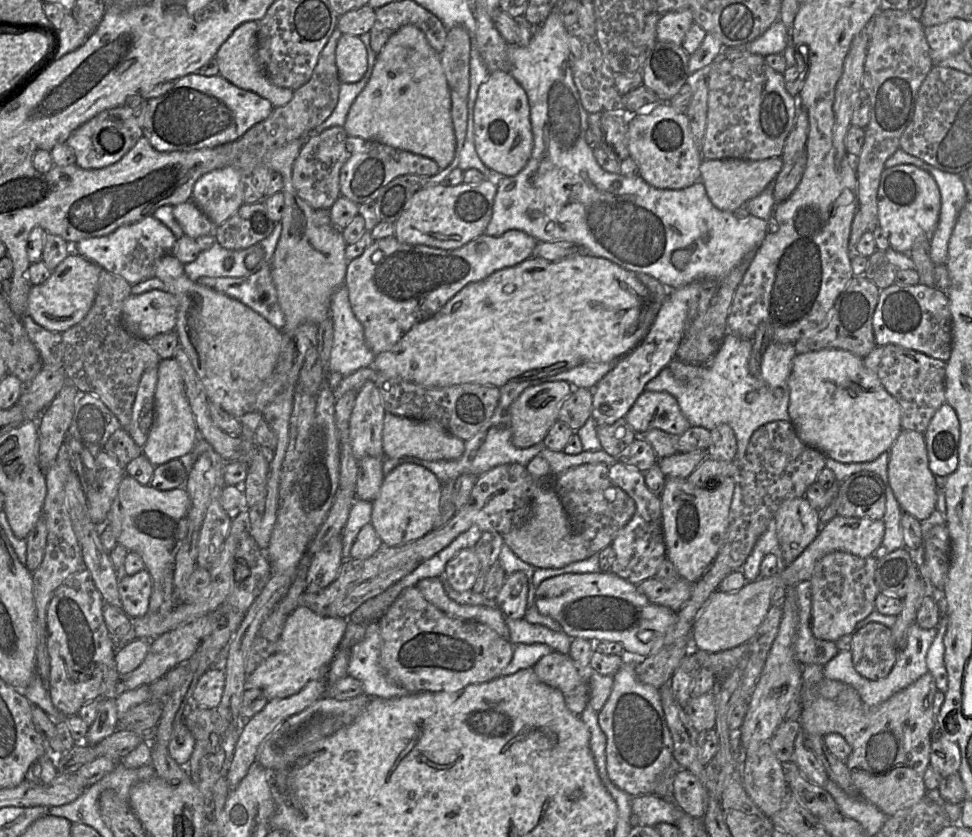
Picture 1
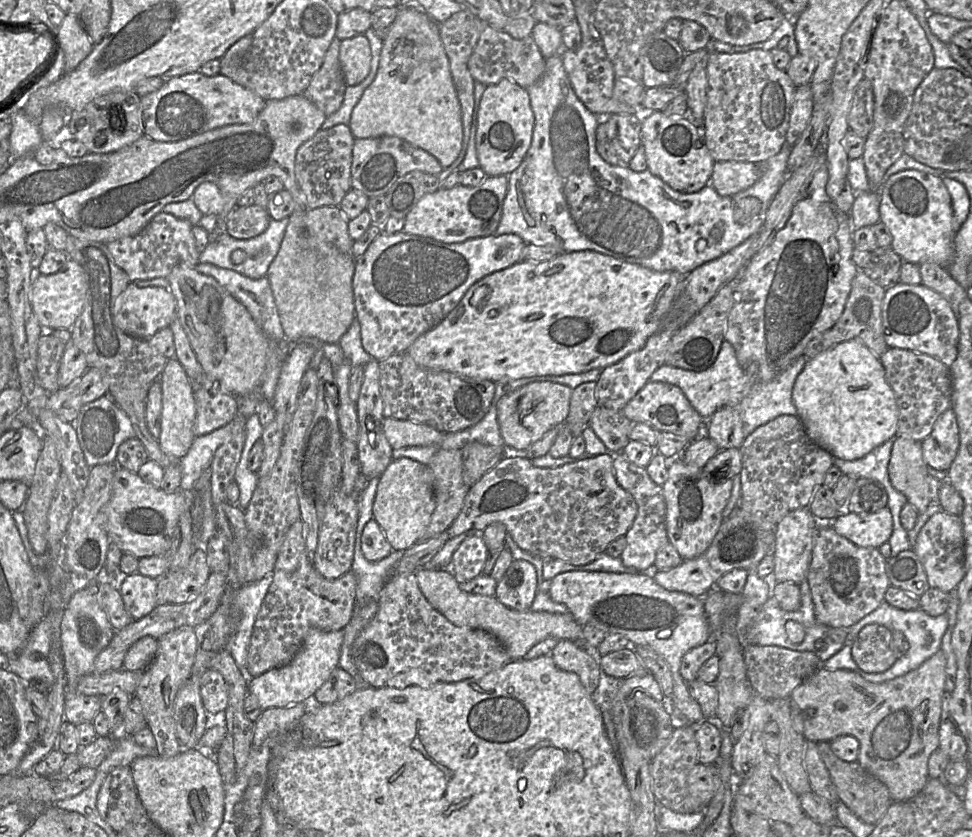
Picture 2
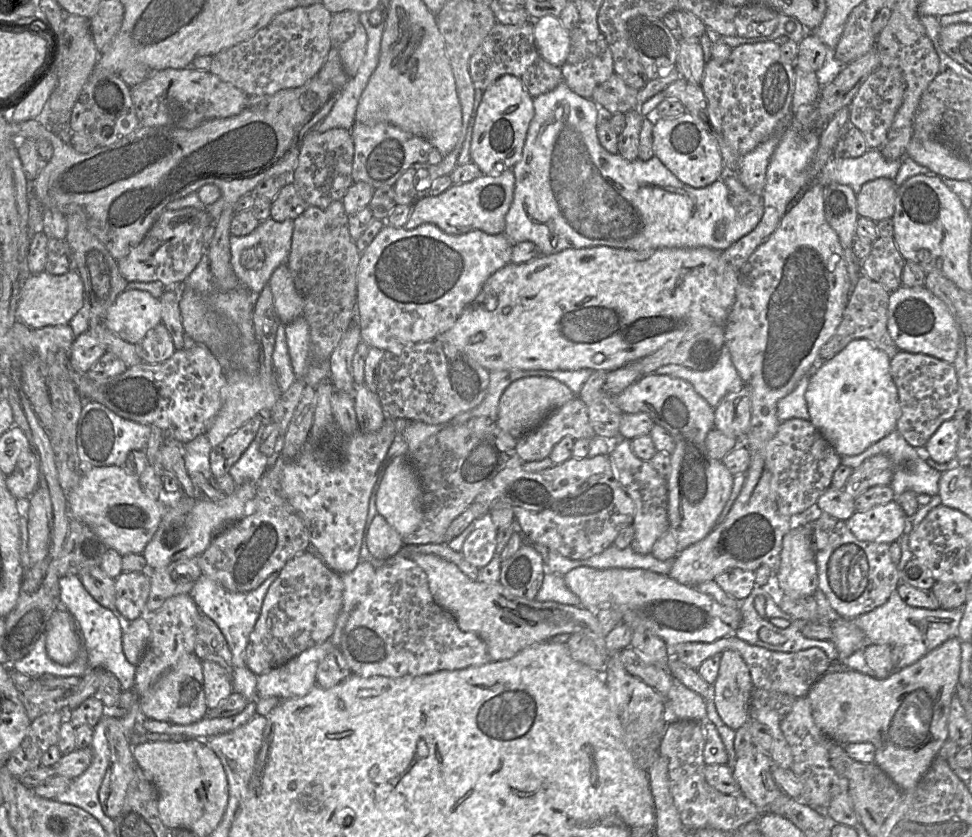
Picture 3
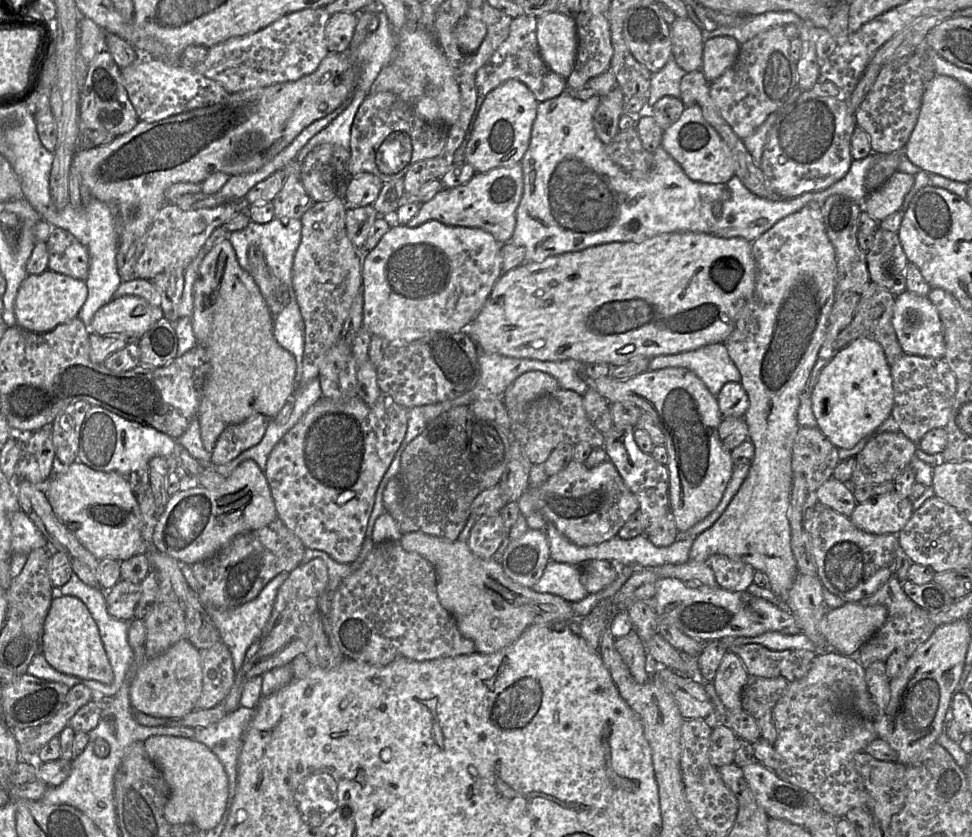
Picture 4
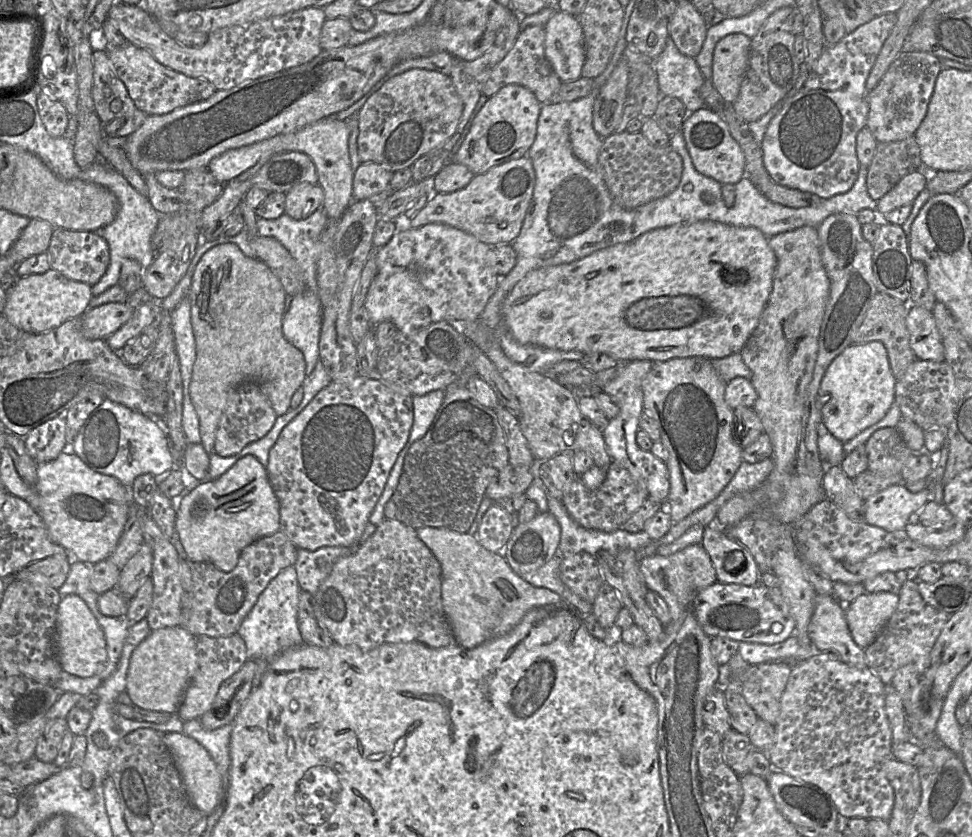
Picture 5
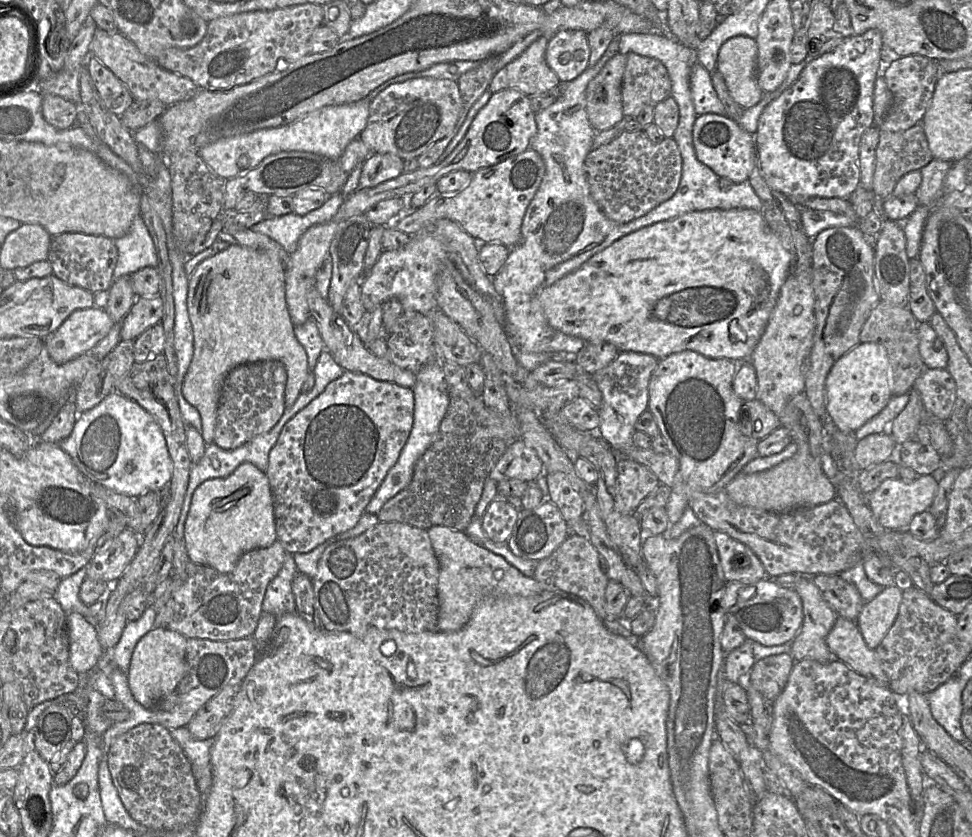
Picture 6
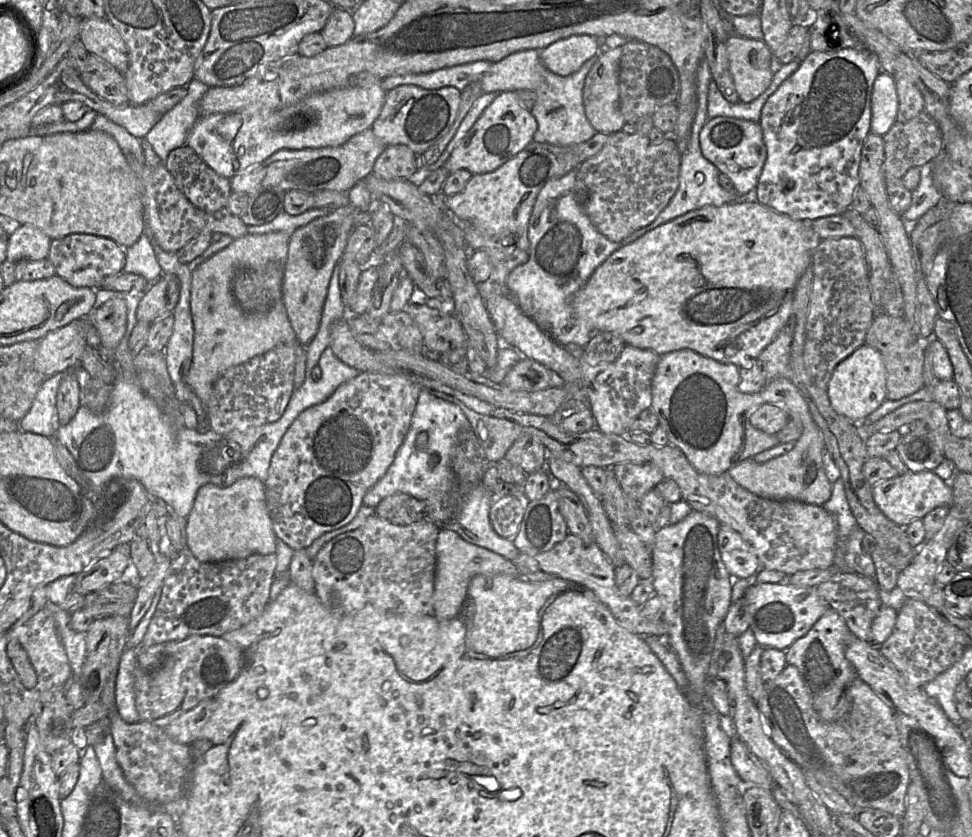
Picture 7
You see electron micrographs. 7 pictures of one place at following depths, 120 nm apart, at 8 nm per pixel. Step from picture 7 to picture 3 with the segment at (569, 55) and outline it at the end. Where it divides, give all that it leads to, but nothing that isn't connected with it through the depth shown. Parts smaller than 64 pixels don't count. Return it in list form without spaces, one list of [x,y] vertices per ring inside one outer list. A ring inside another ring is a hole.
[[[545,16],[534,20],[534,39],[540,55],[550,64],[561,68],[570,51],[570,32],[560,22],[559,17]]]

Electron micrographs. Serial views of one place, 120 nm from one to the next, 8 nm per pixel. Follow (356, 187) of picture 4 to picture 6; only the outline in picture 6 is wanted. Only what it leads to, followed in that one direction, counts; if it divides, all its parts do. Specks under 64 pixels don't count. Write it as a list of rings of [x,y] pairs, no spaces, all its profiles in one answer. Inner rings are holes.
[[[371,153],[362,164],[359,188],[370,188],[403,173],[404,160],[392,154]]]

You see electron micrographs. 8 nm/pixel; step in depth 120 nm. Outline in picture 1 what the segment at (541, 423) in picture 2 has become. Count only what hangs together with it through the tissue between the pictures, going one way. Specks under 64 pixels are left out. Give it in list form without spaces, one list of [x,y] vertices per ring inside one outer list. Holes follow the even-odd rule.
[[[567,381],[543,382],[526,388],[510,406],[511,441],[517,448],[529,448],[543,442],[550,427],[558,420],[563,401],[575,388]]]

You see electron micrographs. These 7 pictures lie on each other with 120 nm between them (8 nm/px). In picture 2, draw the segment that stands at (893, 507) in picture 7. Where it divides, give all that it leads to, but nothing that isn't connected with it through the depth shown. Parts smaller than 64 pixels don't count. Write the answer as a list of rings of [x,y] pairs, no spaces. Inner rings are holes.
[[[886,506],[875,513],[842,512],[829,523],[840,536],[862,548],[876,548],[888,542],[893,531],[893,519]]]

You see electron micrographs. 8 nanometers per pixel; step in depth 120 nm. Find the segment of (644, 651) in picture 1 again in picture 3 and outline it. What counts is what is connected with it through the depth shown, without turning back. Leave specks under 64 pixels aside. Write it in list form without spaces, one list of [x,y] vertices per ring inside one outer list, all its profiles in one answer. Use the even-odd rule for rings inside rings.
[[[576,567],[563,575],[564,582],[589,610],[613,607],[622,614],[622,623],[632,630],[645,628],[659,636],[669,649],[687,642],[711,643],[735,634],[742,615],[740,609],[719,604],[695,586],[684,585],[668,575],[644,569],[596,569]],[[673,677],[671,688],[664,701],[667,716],[671,720],[683,719],[703,722],[707,719],[705,698],[688,689],[675,677]]]

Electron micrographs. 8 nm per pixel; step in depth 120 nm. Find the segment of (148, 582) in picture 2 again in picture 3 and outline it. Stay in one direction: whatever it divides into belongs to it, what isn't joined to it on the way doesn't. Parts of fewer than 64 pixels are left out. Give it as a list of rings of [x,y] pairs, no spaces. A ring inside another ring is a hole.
[[[122,572],[115,580],[116,612],[124,622],[131,622],[145,613],[150,593],[149,573]]]

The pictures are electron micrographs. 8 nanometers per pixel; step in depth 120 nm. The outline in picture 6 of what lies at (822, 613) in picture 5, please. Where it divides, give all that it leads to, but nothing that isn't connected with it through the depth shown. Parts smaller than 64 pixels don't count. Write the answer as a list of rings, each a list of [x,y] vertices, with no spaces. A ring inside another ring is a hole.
[[[838,617],[826,637],[834,657],[862,676],[888,687],[888,677],[875,652],[865,643],[855,621]]]

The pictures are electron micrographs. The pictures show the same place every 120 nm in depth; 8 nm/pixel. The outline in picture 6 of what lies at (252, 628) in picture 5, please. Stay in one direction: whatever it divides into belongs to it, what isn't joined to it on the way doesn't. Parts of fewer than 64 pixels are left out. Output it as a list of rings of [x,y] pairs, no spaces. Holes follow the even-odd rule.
[[[287,552],[280,571],[267,586],[262,603],[262,613],[270,613],[279,617],[286,613],[296,612],[292,582],[297,573],[293,554]]]

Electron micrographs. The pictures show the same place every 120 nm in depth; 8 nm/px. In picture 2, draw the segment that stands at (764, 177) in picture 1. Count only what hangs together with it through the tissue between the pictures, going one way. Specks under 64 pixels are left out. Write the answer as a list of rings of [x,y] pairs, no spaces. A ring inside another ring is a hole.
[[[717,161],[713,166],[710,183],[719,195],[732,197],[752,186],[763,172],[764,161]]]

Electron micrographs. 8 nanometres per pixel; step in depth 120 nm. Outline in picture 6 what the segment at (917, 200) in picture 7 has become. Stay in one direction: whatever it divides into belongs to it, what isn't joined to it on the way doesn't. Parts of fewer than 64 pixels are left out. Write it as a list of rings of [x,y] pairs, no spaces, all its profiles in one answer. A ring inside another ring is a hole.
[[[933,159],[919,171],[922,182],[914,193],[920,206],[934,207],[942,199],[943,181],[952,163]]]

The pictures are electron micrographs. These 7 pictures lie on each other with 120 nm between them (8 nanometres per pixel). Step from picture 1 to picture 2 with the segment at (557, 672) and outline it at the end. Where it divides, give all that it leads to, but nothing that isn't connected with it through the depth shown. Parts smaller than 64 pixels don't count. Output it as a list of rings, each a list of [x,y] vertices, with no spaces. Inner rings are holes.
[[[560,640],[548,655],[552,656],[560,670],[577,674],[586,692],[596,698],[602,669],[599,658],[594,652],[572,641]]]

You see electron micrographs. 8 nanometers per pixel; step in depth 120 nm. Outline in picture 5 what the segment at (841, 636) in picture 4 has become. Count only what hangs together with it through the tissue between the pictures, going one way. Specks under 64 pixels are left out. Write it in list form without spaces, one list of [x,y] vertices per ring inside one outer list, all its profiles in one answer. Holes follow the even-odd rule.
[[[864,593],[845,605],[845,618],[855,643],[864,650],[876,639],[894,613],[898,595]]]

